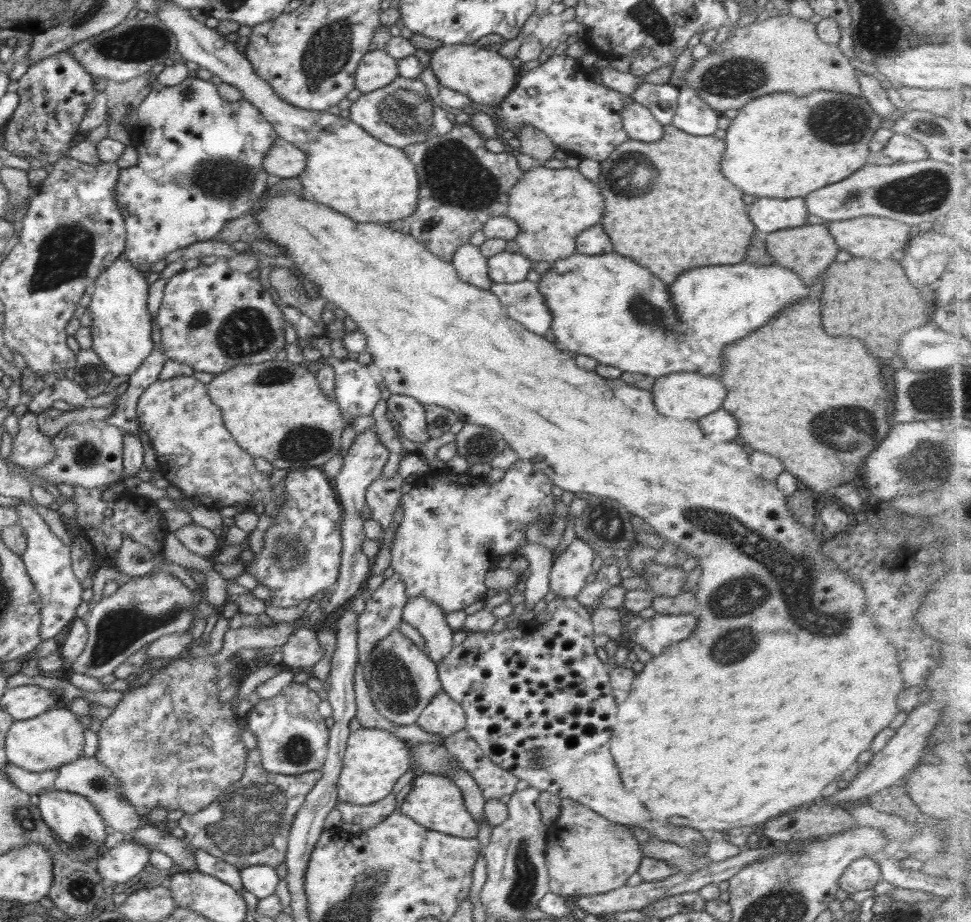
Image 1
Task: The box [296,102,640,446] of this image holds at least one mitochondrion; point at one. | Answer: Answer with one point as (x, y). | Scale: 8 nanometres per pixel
(453, 176)

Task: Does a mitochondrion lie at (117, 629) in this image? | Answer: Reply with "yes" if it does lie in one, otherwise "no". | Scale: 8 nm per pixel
yes

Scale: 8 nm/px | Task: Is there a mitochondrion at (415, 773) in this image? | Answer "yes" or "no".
no

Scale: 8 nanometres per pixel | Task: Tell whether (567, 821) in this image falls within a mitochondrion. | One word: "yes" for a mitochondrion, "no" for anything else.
no

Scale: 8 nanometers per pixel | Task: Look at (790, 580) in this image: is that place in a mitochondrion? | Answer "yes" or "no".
yes

